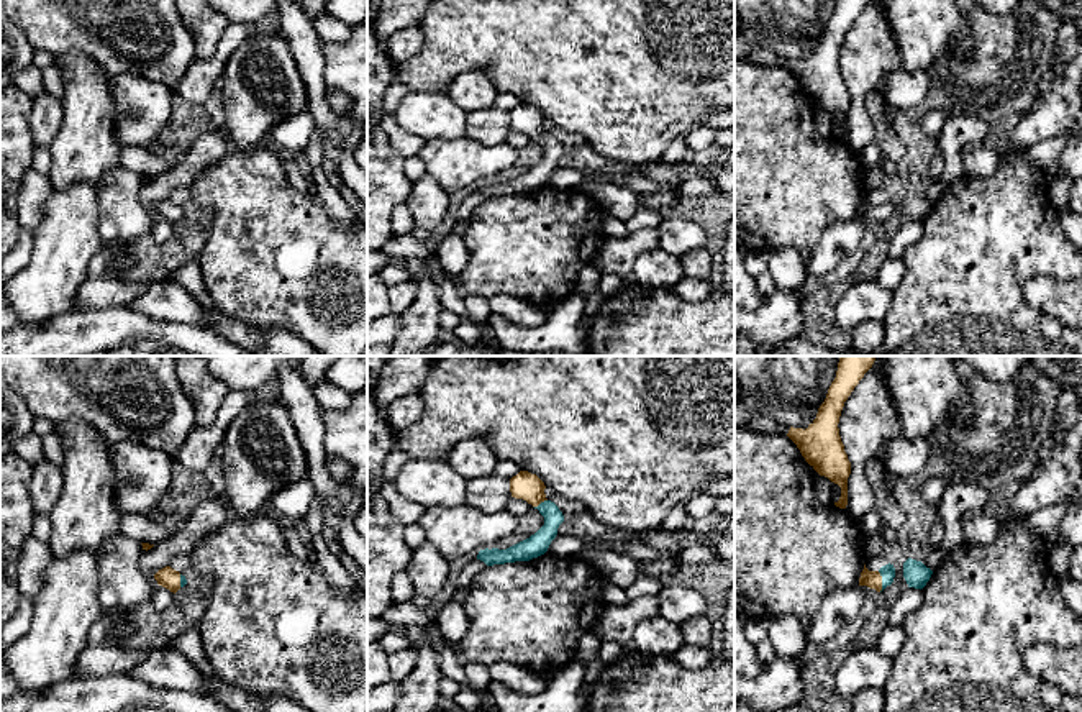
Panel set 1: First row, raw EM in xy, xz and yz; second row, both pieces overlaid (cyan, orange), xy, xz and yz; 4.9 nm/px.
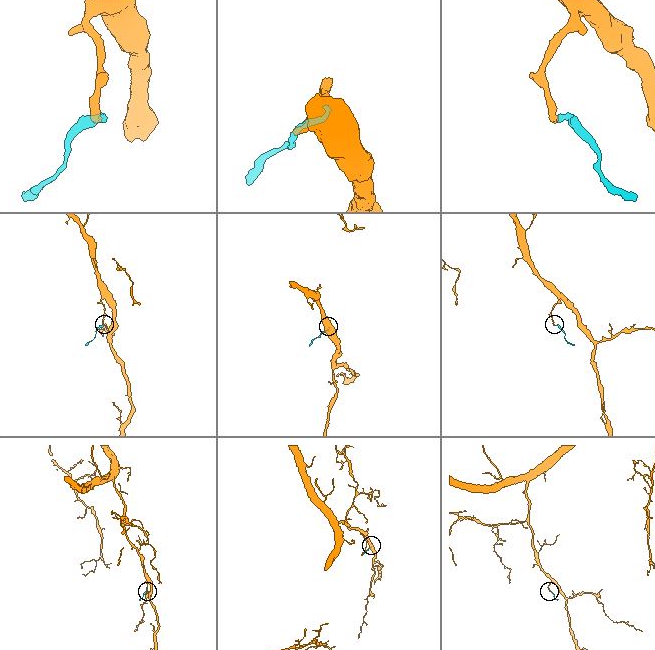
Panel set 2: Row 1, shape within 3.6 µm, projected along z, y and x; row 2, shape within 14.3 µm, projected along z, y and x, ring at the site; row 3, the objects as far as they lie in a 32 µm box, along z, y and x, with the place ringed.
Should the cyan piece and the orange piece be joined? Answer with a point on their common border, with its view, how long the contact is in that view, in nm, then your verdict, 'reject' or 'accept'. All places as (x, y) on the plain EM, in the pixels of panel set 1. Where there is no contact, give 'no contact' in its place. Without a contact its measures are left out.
contact yz (882, 214); length 110 nm; accept

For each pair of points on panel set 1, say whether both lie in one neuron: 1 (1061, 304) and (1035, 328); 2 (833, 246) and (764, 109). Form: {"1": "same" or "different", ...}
{"1": "different", "2": "different"}

